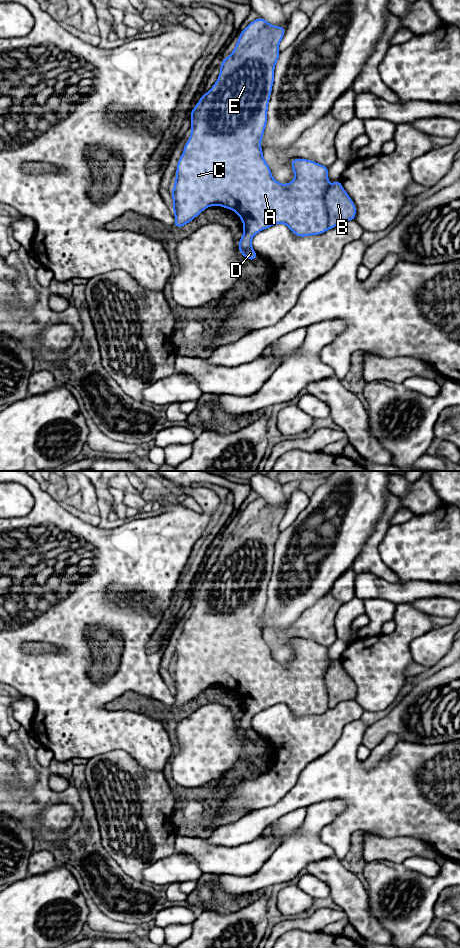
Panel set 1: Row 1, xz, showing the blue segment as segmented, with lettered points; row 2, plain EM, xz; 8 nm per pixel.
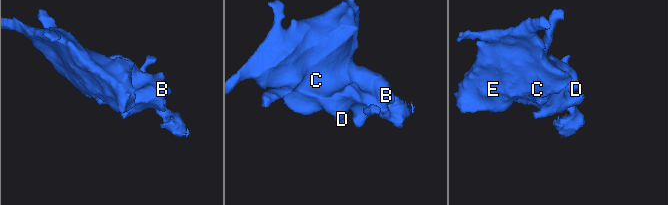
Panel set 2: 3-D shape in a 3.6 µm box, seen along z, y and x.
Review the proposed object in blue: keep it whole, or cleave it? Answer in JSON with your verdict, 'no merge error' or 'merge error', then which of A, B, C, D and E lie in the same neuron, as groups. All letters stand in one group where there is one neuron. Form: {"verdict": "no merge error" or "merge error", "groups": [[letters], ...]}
{"verdict": "no merge error", "groups": [["A", "B", "C", "D", "E"]]}

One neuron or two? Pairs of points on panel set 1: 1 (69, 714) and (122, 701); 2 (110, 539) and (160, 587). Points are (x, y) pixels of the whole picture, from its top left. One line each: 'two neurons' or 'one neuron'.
1: two neurons
2: one neuron

